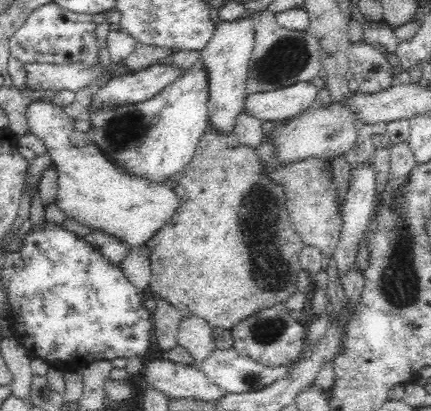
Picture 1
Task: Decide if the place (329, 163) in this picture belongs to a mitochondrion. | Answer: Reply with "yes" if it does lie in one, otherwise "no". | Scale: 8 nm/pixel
no

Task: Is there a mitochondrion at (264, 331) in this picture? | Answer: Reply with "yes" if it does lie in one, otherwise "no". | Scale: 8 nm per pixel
yes

